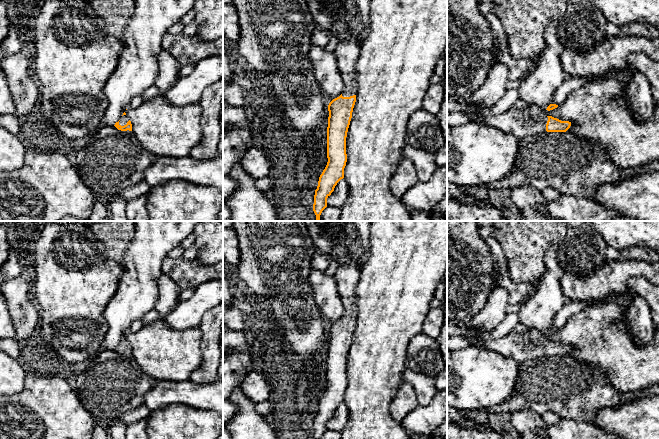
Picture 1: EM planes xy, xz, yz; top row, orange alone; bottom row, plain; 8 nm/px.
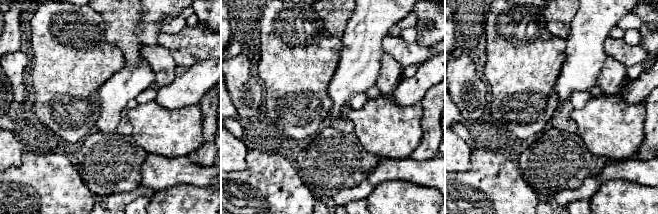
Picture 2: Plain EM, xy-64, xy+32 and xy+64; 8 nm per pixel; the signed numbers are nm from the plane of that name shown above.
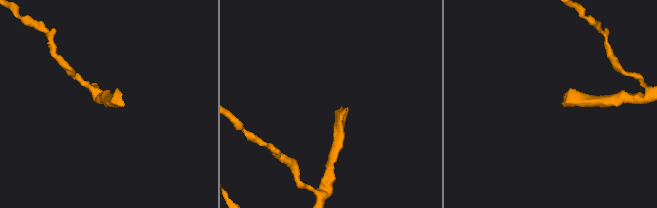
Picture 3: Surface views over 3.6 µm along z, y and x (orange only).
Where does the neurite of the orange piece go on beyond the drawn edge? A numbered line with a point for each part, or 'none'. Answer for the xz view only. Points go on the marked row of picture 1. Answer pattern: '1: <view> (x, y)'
1: xz (347, 52)

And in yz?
1: yz (520, 123)

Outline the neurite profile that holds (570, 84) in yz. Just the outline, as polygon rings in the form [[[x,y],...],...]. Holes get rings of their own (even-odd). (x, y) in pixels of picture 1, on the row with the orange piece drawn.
[[[623,69],[619,71],[612,71],[603,76],[597,77],[566,77],[564,82],[556,89],[553,94],[551,104],[560,105],[562,104],[568,95],[585,85],[587,82],[604,80],[604,79],[617,79],[619,81],[623,81],[624,78],[631,72],[631,69]]]

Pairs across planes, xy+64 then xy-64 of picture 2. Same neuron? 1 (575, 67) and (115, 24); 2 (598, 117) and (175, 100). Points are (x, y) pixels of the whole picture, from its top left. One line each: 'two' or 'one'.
1: two
2: two

